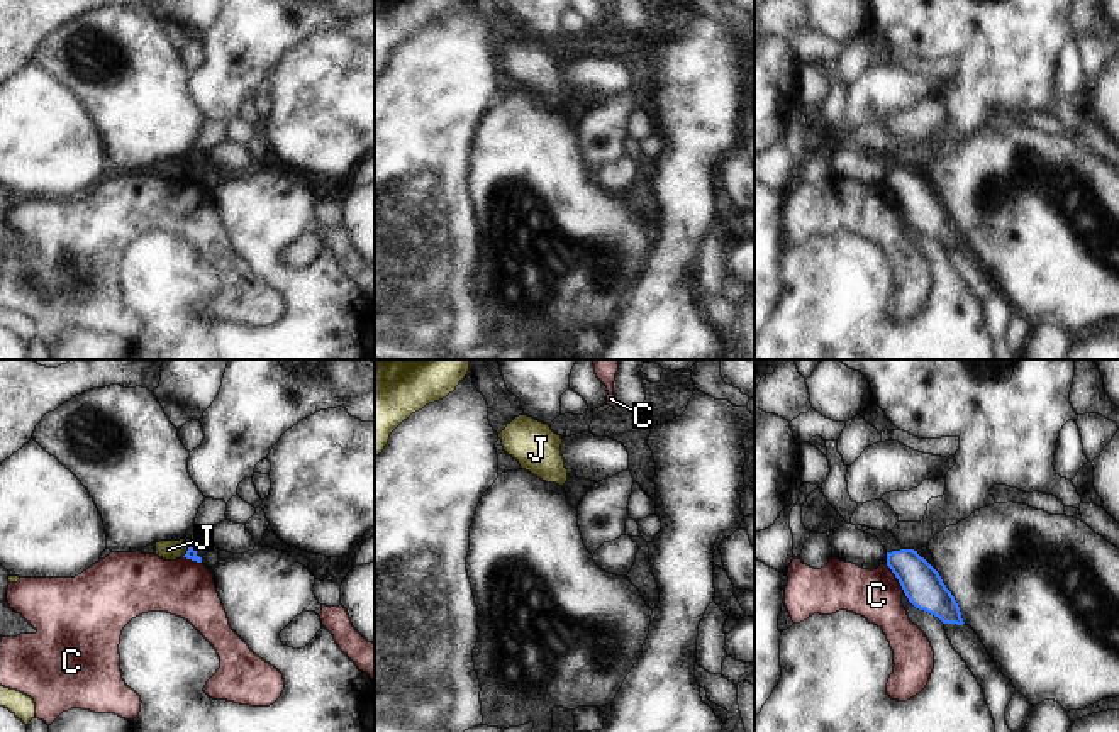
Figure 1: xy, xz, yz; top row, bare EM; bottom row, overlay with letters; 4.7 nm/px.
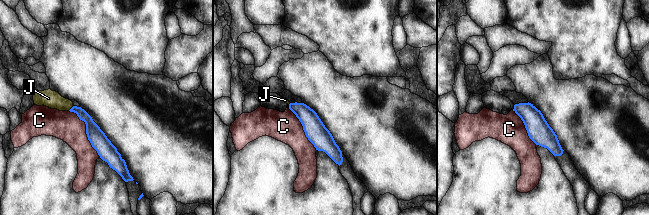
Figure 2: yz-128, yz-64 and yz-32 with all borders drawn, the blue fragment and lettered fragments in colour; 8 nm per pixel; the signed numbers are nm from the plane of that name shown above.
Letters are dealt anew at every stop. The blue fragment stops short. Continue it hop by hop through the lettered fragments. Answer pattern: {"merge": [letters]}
{"merge": []}

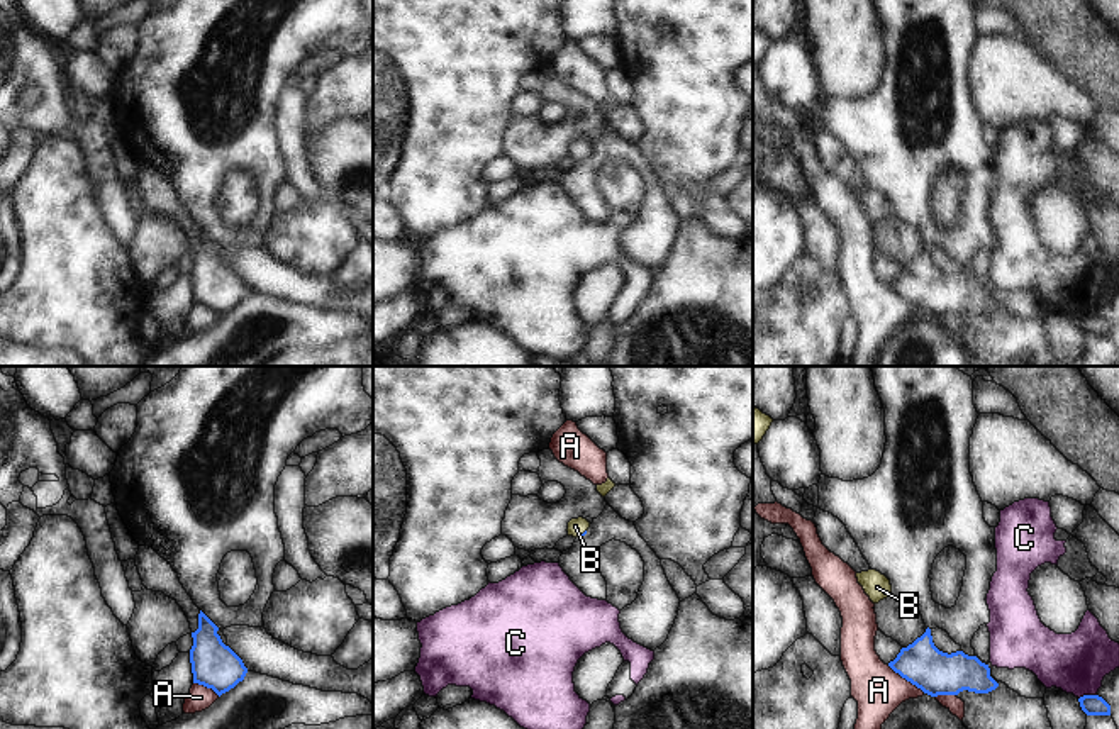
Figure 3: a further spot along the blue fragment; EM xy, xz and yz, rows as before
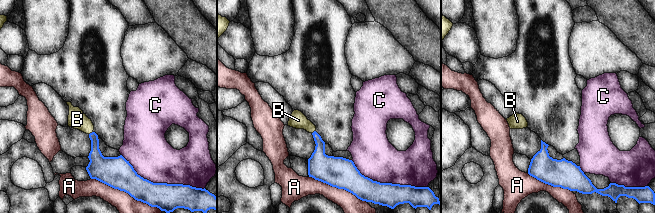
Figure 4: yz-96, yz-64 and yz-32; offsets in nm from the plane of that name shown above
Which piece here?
{"merge": ["B"]}

